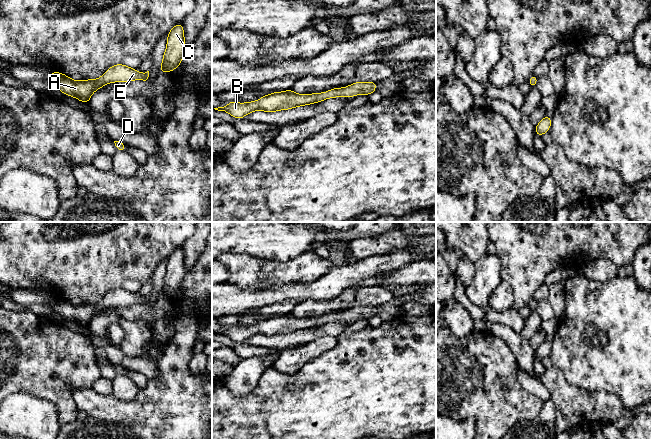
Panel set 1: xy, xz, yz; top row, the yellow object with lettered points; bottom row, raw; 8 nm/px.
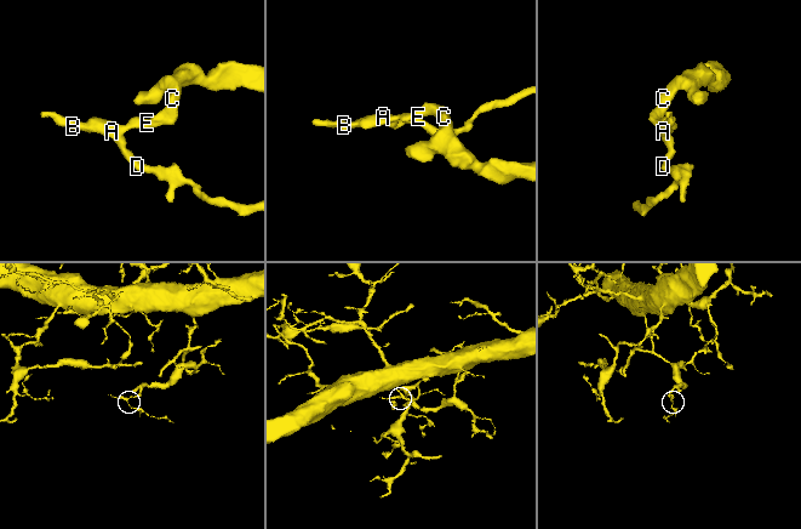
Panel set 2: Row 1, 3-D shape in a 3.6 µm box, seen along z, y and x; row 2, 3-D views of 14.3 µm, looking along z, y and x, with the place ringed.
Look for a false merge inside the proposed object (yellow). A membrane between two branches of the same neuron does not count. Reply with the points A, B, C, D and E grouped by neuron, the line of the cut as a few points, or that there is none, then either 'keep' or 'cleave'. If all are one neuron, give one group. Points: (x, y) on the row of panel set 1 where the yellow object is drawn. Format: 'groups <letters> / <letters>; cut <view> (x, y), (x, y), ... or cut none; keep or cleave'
groups A B C D E; cut none; keep

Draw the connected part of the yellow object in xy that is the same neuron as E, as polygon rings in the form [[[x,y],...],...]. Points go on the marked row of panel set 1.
[[[117,64],[110,67],[99,79],[74,81],[60,72],[51,72],[51,76],[46,81],[49,81],[64,94],[75,97],[81,102],[88,104],[93,92],[106,84],[116,81],[146,81],[148,77],[149,71],[139,73],[136,69],[130,68],[123,64]]]

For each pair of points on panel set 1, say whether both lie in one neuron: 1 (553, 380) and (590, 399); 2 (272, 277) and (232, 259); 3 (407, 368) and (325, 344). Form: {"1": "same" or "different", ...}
{"1": "same", "2": "same", "3": "different"}

